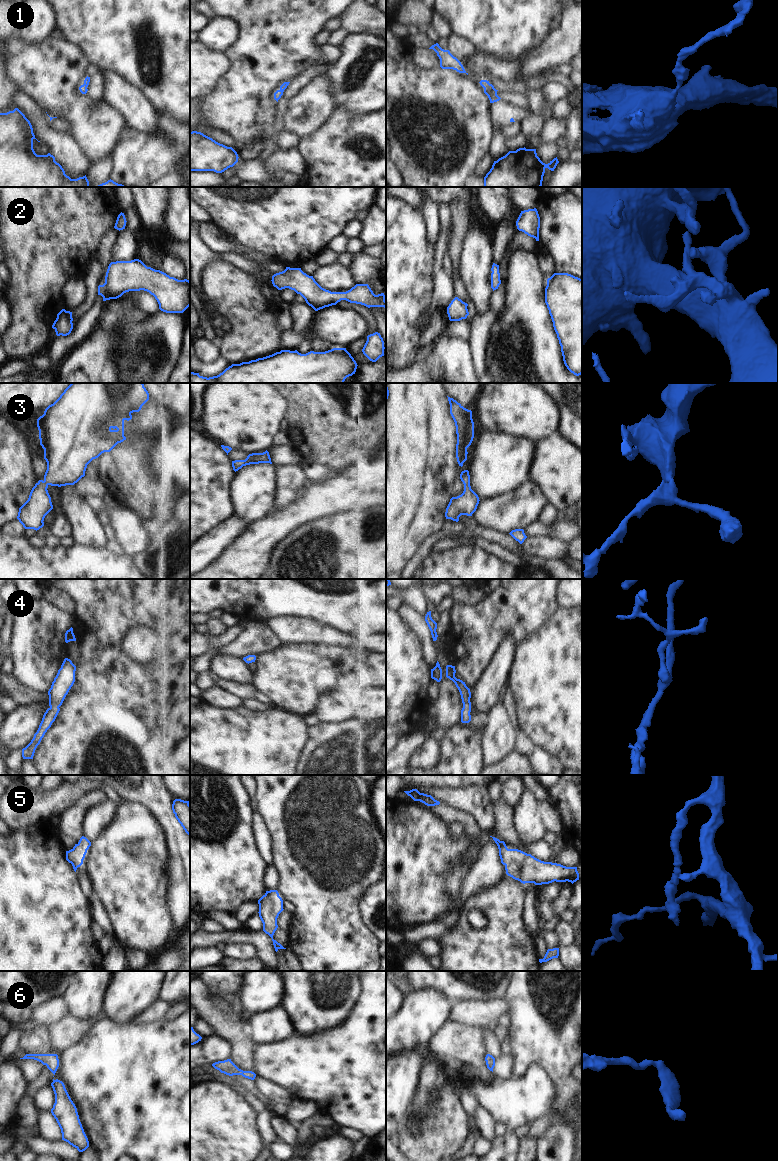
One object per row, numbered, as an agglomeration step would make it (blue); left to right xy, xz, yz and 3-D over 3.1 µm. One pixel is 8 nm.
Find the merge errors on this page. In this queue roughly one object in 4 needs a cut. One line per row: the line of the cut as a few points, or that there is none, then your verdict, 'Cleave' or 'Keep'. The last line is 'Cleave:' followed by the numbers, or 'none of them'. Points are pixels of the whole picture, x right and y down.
1: No split. Keep
2: No split. Keep
3: No split. Keep
4: No split. Keep
5: No split. Keep
6: No split. Keep
Cleave: none of them.

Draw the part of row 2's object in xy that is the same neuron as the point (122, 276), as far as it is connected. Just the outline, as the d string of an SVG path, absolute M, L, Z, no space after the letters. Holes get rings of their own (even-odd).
M141 260L111 262L105 283L98 286L103 301L117 299L129 291L144 290L155 297L166 313L183 313L190 306L190 281L178 280L147 267Z

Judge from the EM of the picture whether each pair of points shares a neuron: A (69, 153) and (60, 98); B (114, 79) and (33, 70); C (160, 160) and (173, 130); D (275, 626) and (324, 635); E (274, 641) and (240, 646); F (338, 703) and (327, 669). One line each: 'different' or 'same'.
A: different
B: different
C: same
D: same
E: same
F: different

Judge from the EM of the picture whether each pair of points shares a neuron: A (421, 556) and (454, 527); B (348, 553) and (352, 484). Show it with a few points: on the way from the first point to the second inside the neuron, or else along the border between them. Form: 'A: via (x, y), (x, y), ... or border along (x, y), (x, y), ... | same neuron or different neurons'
A: via (426, 547), (437, 536), (445, 532) | same neuron
B: border along (373, 506), (367, 509), (344, 510), (327, 517) | different neurons

